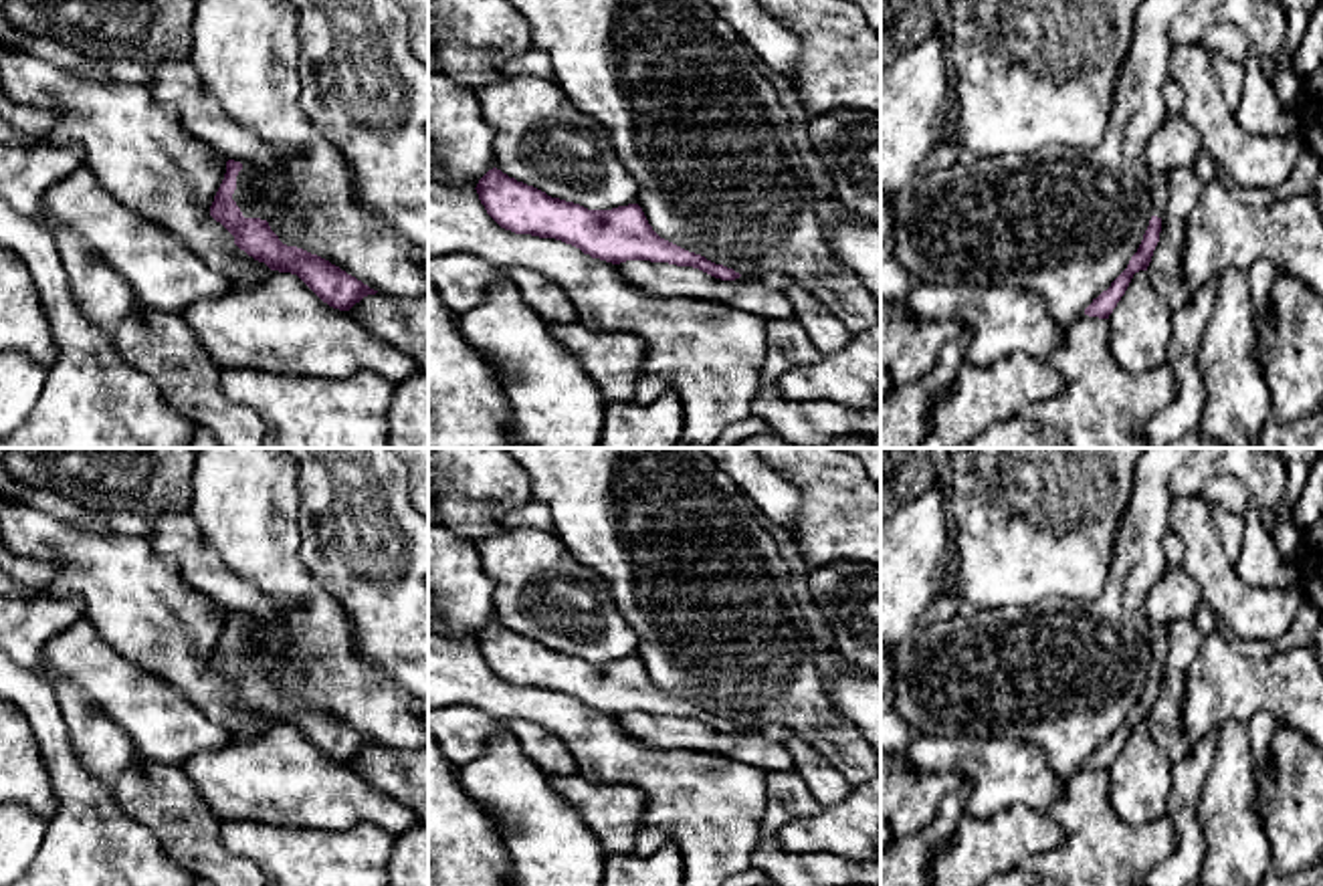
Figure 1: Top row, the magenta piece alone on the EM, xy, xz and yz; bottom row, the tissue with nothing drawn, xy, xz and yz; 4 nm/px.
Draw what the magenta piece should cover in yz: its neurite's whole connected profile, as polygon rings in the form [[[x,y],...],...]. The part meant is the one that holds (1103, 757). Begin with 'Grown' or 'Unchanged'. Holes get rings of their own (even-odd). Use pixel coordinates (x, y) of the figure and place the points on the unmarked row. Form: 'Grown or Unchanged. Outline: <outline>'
Grown. Outline: [[[1149,624],[1151,634],[1151,672],[1143,686],[1137,704],[1131,708],[1127,721],[1085,761],[1085,767],[1109,771],[1121,749],[1125,747],[1131,731],[1139,723],[1147,723],[1153,702],[1159,694],[1161,670],[1167,658],[1167,626]]]

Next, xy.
Grown. Outline: [[[226,614],[226,626],[210,658],[210,668],[234,688],[234,696],[271,723],[297,727],[333,761],[349,763],[364,749],[376,747],[378,743],[329,712],[279,692],[269,674],[255,664],[263,628],[246,614]]]

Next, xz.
Grown. Outline: [[[489,622],[477,636],[477,646],[487,666],[505,682],[555,690],[580,700],[592,710],[612,716],[626,712],[669,714],[693,718],[715,731],[745,735],[757,733],[768,741],[786,743],[794,731],[770,725],[757,731],[715,716],[660,690],[648,676],[638,656],[612,662],[588,662],[580,656],[551,650],[545,644],[509,630],[501,622]]]

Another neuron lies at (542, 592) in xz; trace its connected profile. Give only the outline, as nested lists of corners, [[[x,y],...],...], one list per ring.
[[[503,529],[475,539],[483,571],[495,581],[495,620],[588,662],[636,656],[638,636],[616,610],[606,581],[578,563],[555,533],[541,529]]]

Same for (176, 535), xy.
[[[190,511],[145,517],[147,541],[160,555],[174,557],[188,585],[216,601],[222,610],[246,614],[263,626],[283,626],[281,607],[255,583],[240,579],[204,543]]]

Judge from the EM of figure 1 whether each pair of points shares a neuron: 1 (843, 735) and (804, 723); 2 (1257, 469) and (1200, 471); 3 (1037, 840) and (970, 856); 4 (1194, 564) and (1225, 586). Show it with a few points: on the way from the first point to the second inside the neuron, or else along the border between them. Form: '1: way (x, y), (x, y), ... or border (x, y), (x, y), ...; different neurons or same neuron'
1: way (833, 735), (815, 723); same neuron
2: way (1243, 469), (1214, 469); same neuron
3: way (1021, 840), (986, 846); same neuron
4: way (1202, 564), (1216, 578); same neuron

